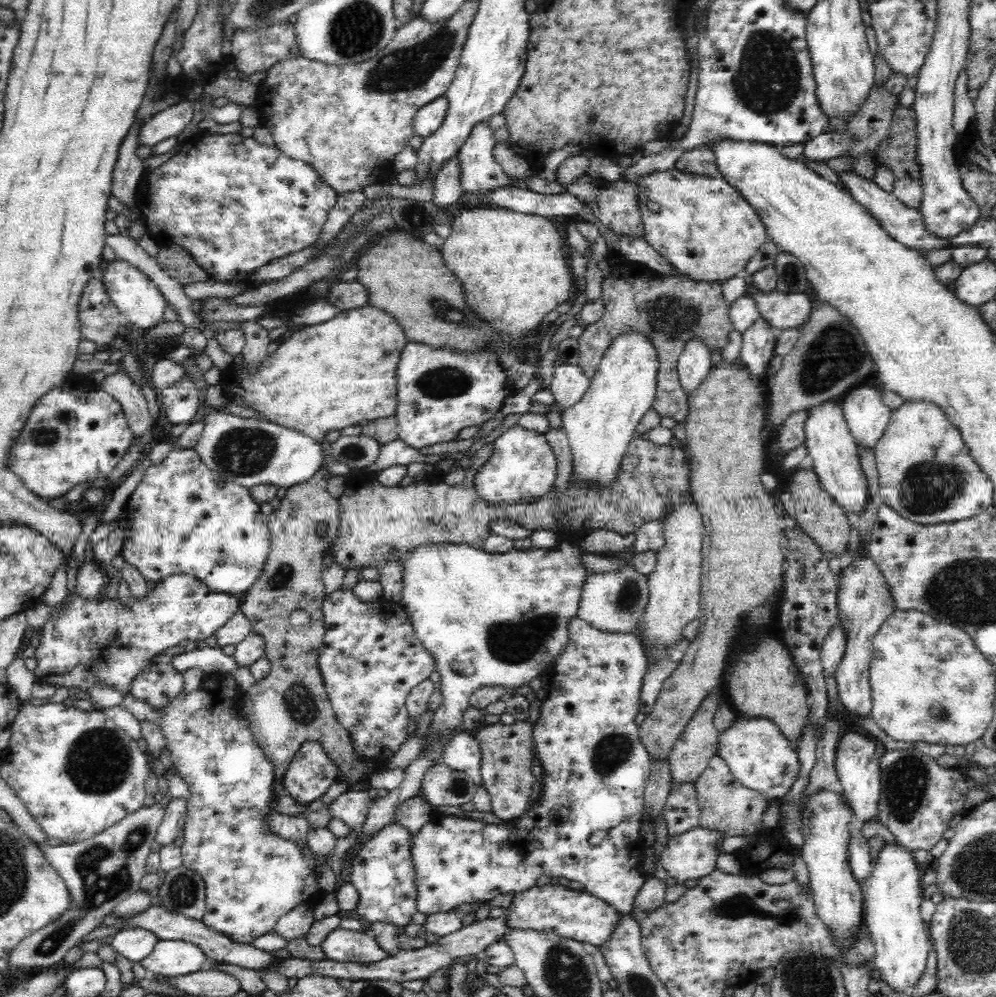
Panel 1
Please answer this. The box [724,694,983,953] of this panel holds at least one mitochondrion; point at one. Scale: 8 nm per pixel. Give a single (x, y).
(907, 781)

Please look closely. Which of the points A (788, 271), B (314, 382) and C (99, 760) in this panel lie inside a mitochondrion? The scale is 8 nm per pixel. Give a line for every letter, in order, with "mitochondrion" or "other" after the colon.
A: mitochondrion
B: other
C: mitochondrion

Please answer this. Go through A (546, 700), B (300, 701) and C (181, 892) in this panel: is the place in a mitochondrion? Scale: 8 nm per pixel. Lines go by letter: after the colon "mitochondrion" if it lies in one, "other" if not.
A: other
B: mitochondrion
C: mitochondrion

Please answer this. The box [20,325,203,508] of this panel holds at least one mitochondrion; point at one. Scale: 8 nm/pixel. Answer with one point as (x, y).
(42, 436)

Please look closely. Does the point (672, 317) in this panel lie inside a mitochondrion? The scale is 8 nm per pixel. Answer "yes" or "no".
yes

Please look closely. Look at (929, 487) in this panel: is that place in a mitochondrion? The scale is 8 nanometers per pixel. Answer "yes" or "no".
yes

